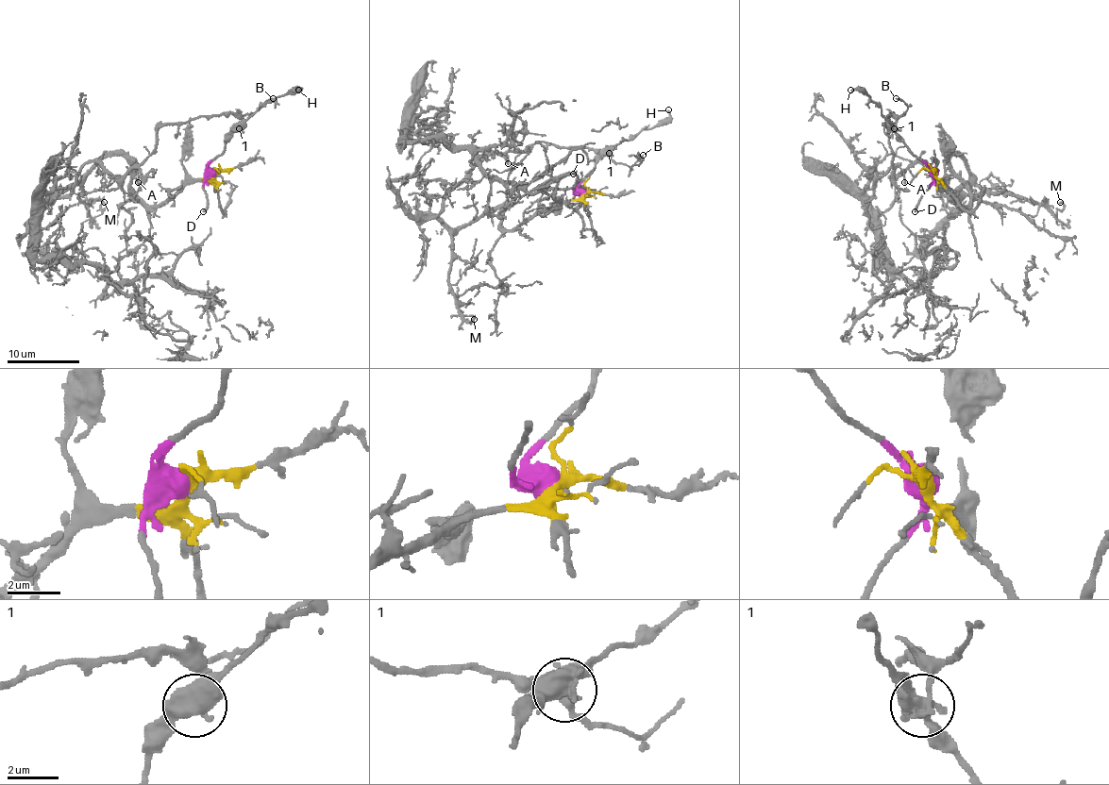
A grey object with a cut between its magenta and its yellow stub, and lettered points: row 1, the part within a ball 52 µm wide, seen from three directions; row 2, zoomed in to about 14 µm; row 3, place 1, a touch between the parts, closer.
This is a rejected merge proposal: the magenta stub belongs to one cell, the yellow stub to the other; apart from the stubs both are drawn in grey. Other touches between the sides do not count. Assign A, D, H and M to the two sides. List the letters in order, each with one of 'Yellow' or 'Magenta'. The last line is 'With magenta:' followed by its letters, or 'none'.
A: Yellow
D: Magenta
H: Magenta
M: Yellow
With magenta: D, H

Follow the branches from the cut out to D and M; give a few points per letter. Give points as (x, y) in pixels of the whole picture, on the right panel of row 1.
D: (933, 172), (932, 185), (914, 212)
M: (933, 172), (966, 205), (970, 192), (950, 158), (959, 156), (982, 189), (1023, 195), (1055, 217), (1059, 201)

